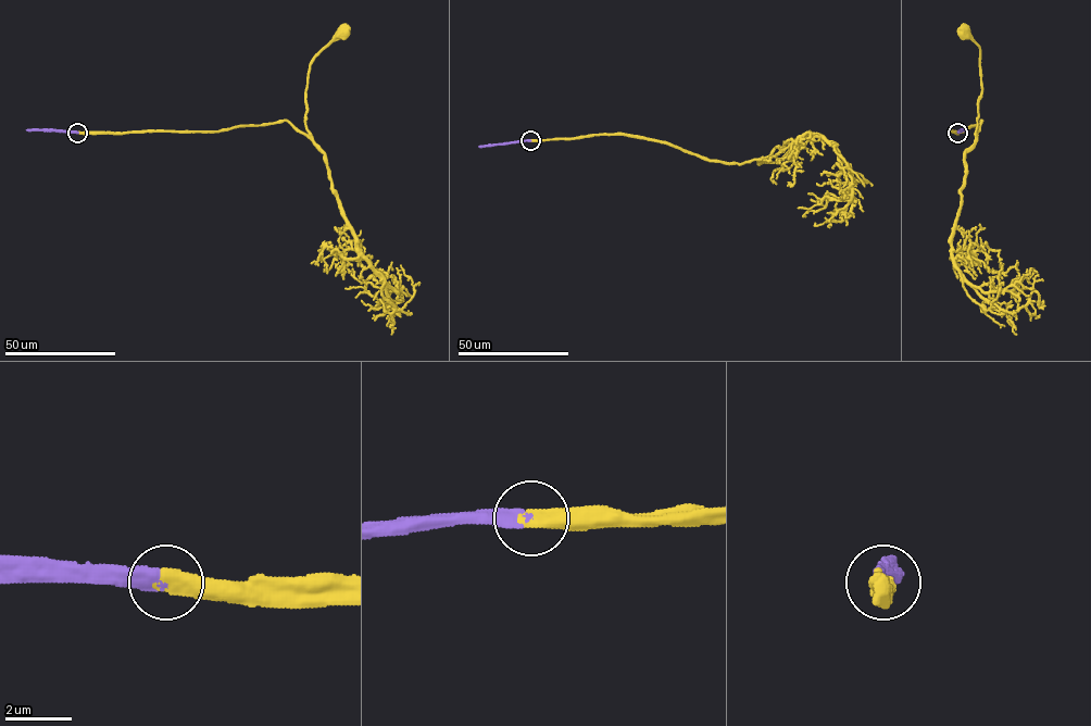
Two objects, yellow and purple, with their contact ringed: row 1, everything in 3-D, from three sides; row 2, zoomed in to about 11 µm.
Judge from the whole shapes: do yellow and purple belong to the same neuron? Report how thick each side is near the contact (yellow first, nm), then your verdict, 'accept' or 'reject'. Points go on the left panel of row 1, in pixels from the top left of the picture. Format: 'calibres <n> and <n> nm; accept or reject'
calibres 550 and 360 nm; accept

